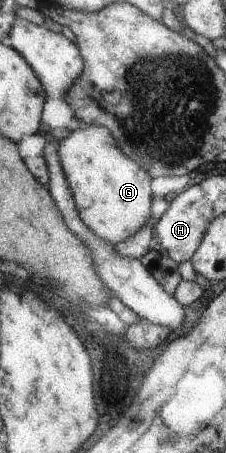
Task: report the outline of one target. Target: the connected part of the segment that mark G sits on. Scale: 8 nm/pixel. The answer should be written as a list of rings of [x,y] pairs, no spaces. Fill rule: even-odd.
[[[103,126],[84,127],[71,130],[71,133],[59,141],[59,161],[65,171],[65,177],[73,191],[73,199],[81,221],[103,241],[116,243],[125,241],[129,235],[134,235],[143,228],[147,219],[151,217],[151,187],[149,175],[131,156],[125,155],[124,149],[119,147],[111,131]]]

